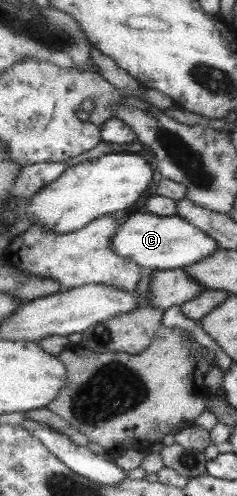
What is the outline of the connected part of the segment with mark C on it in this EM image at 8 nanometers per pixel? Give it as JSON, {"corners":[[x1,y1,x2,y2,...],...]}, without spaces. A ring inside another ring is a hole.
{"corners":[[133,213,121,218,112,237,113,252,136,262,142,270,168,270,196,264,217,249,216,241,179,216,161,217,150,213]]}

